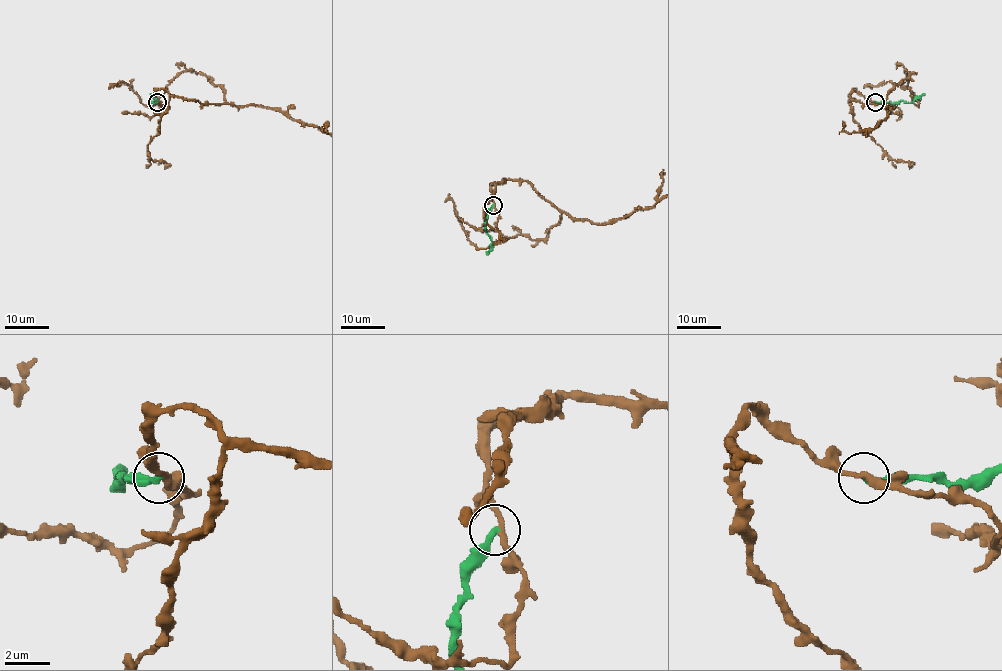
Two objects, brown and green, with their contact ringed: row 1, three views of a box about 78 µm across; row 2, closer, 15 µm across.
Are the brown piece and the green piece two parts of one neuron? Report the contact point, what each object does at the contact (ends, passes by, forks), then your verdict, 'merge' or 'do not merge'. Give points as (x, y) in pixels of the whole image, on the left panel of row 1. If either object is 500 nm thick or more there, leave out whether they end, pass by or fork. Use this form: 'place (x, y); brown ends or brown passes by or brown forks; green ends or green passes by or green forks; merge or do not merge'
place (157, 102); brown passes by; green ends; do not merge

